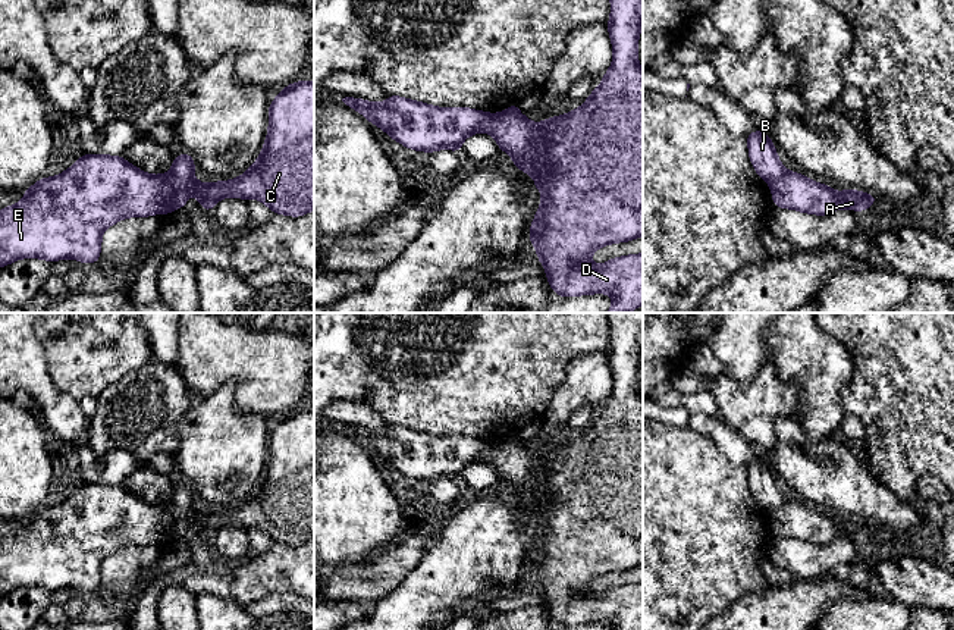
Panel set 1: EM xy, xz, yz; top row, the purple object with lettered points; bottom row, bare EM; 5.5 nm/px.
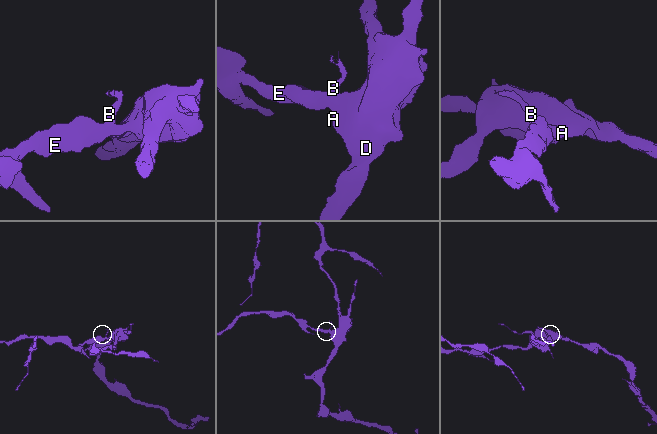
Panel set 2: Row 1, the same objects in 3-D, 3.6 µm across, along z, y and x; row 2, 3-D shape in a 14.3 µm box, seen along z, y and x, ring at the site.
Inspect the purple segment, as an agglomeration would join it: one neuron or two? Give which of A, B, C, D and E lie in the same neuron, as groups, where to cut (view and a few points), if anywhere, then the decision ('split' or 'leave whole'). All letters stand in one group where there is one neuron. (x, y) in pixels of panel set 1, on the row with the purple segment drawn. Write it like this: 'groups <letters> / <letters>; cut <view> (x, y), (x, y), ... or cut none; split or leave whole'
groups A C D E / B; cut xy (169, 172), (178, 178), (193, 176); split

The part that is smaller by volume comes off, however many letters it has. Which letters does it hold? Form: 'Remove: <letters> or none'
Remove: B

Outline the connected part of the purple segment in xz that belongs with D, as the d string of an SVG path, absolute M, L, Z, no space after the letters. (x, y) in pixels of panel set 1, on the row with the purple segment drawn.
M611 0L611 19L606 23L612 41L612 65L597 88L574 112L547 117L542 123L527 116L486 113L468 107L434 107L399 95L387 95L385 103L345 97L342 101L370 123L382 128L392 140L417 151L434 153L446 148L459 151L465 138L473 134L490 134L498 148L508 153L518 169L534 176L534 187L542 191L542 203L531 222L528 241L534 245L543 264L549 285L558 297L609 294L613 300L606 313L631 313L643 304L643 253L622 256L594 264L589 257L599 248L628 242L643 236L643 101L640 82L643 70L638 65L638 35L643 28L643 0Z

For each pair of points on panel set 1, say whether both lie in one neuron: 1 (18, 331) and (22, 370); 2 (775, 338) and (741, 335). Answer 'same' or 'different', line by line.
1: same
2: different

